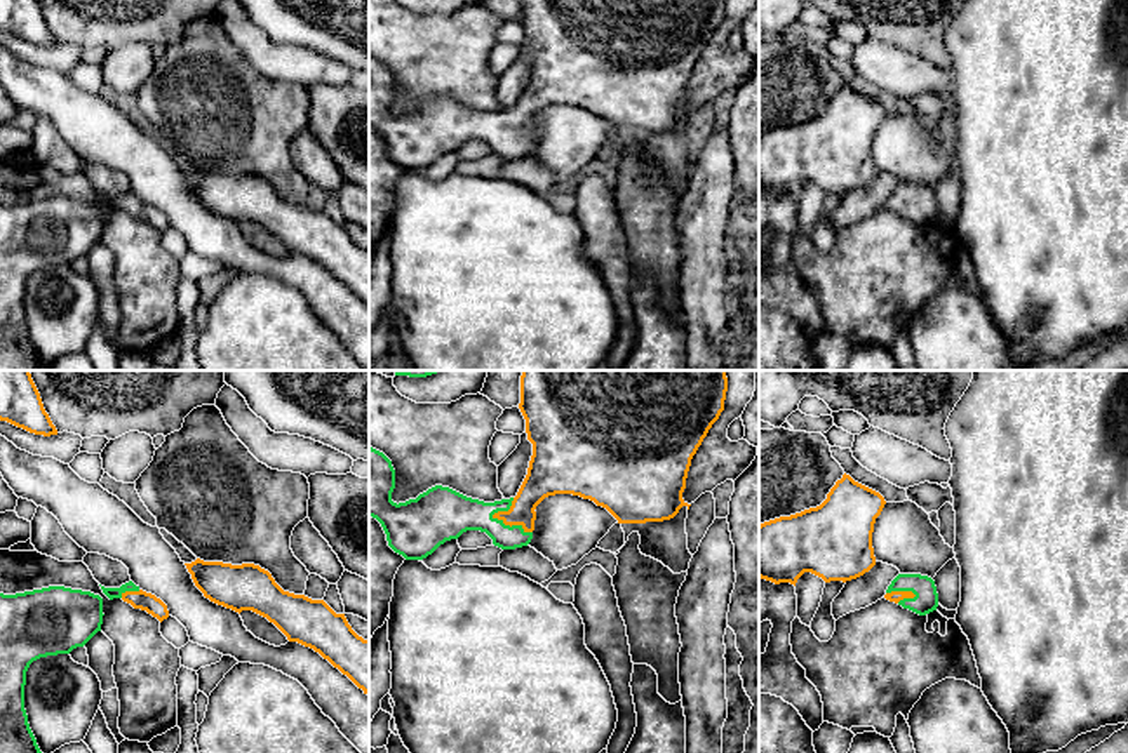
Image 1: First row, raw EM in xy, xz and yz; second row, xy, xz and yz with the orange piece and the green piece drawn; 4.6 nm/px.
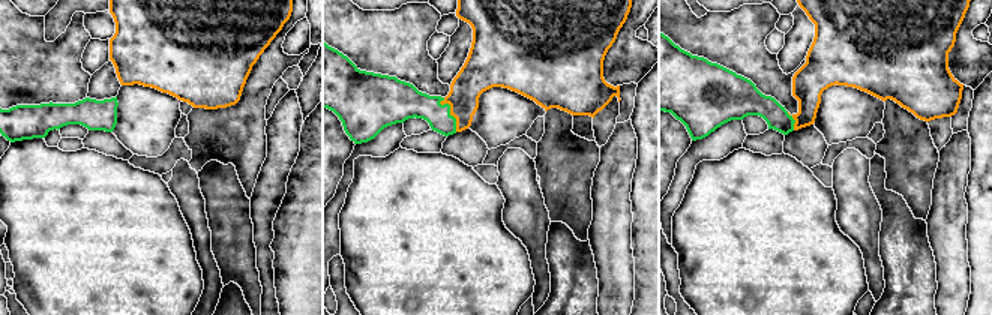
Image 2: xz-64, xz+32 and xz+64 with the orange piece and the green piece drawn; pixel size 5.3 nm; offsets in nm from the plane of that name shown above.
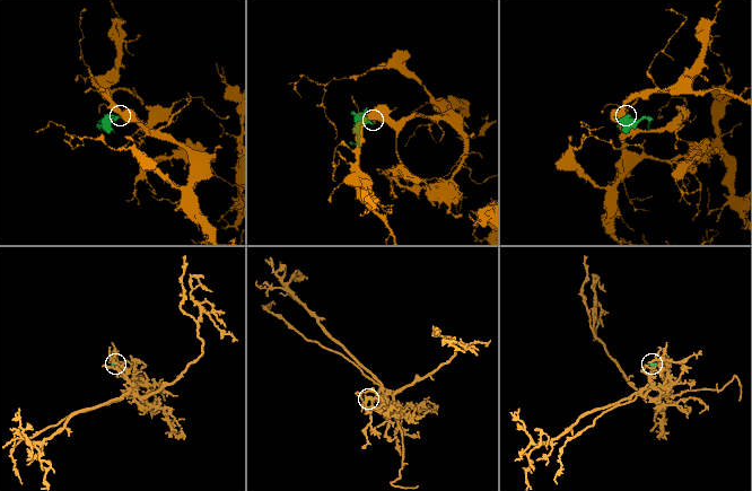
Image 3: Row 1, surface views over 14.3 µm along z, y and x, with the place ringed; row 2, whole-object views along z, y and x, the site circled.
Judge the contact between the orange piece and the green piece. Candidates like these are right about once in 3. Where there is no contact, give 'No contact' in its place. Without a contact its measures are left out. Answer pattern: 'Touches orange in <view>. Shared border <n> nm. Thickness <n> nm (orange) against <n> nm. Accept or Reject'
Touches orange in xz. Shared border 200 nm. Thickness 160 nm (orange) against 170 nm. Accept

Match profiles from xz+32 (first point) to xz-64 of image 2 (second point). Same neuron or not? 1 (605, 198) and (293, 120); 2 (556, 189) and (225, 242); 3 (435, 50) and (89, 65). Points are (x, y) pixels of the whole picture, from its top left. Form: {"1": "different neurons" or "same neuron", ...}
{"1": "same neuron", "2": "same neuron", "3": "same neuron"}

